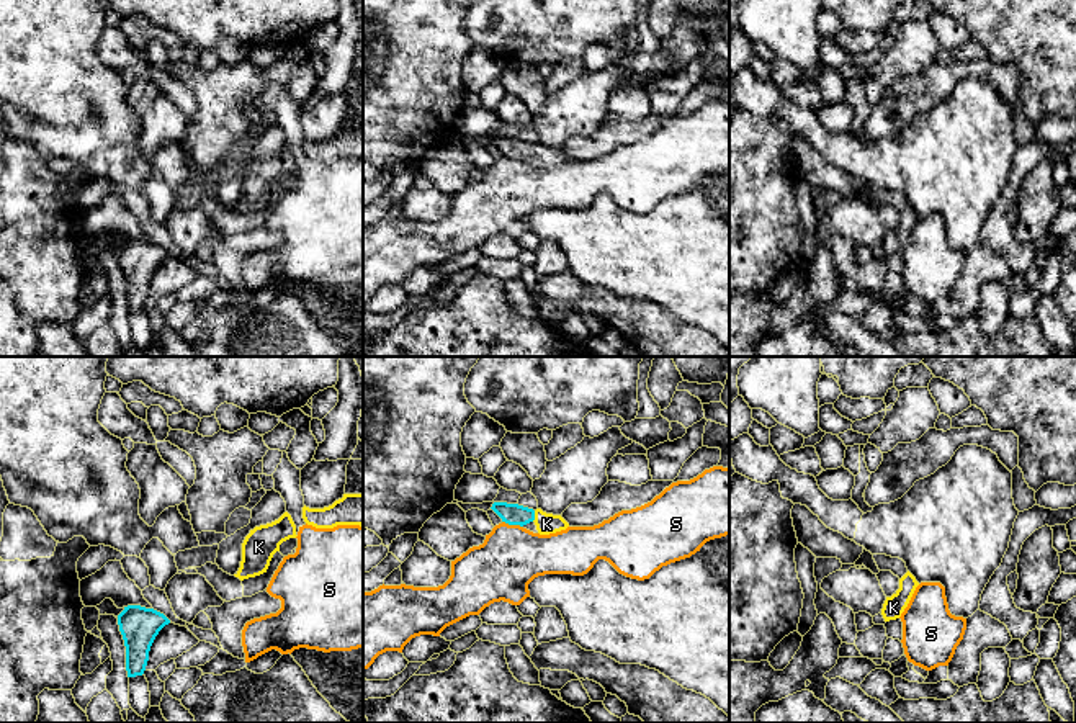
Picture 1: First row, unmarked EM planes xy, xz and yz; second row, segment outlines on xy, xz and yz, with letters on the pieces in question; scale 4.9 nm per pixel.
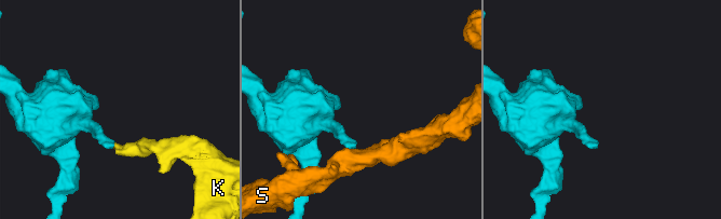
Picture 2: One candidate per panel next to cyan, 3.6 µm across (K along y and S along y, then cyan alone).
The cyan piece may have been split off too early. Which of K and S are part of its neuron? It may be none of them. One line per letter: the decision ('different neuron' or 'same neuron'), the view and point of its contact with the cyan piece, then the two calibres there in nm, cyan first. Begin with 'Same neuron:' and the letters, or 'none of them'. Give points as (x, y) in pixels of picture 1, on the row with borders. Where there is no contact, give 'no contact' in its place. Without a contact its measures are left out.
Same neuron: K
K: same neuron; contact xz (533, 516); calibres 110 and 100 nm
S: different neuron; contact xz (512, 524); calibres 110 and 300 nm

